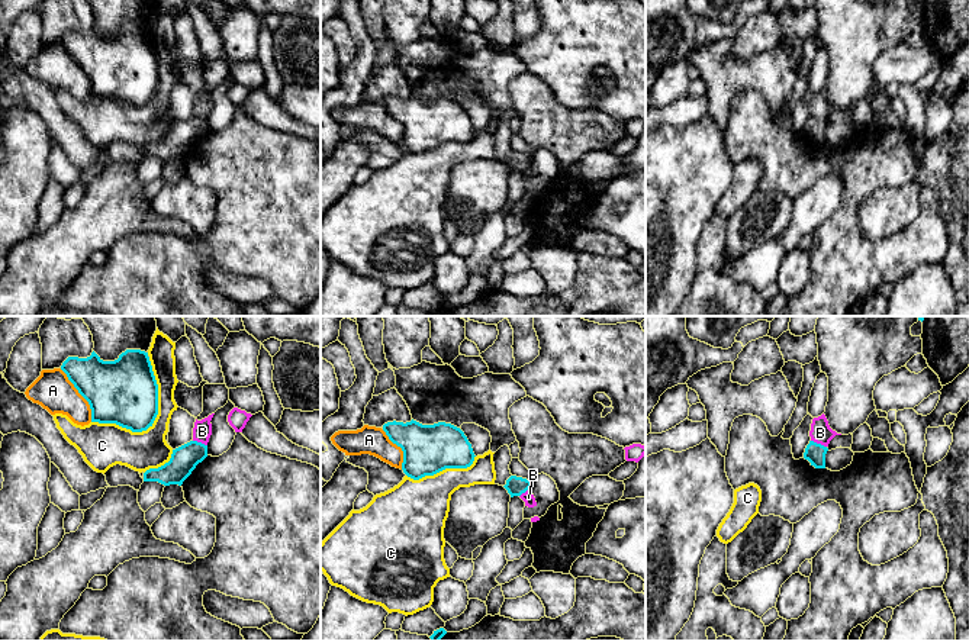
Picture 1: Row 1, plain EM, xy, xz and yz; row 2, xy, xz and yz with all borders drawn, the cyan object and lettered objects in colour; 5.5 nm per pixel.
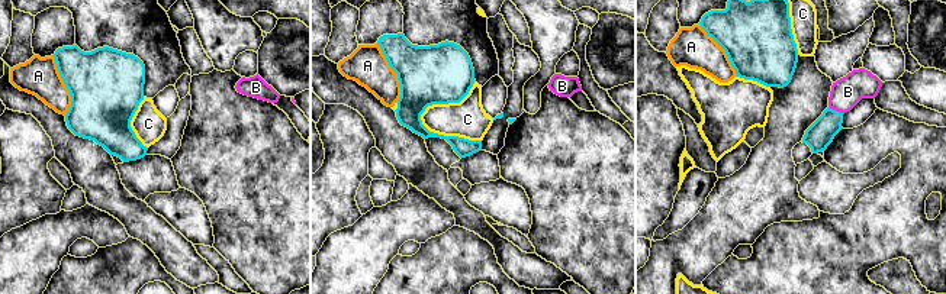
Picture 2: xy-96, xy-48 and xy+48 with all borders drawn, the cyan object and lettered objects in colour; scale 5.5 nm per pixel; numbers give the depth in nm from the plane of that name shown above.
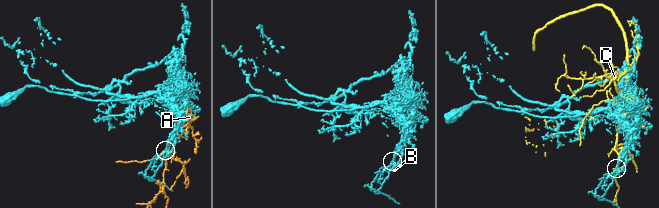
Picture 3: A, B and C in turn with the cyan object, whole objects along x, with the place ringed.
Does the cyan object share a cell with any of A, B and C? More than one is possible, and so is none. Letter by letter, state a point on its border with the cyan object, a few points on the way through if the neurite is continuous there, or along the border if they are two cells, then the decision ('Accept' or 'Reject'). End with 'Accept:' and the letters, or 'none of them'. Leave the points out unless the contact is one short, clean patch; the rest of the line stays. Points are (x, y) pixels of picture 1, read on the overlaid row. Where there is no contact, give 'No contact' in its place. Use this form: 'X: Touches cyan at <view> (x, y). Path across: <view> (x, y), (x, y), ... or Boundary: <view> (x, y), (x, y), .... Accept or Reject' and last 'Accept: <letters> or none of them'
A: Touches cyan at xy (80, 393). Reject
B: Touches cyan at yz (818, 444). Boundary: yz (811, 440), (826, 447). Reject
C: Touches cyan at xy (154, 419). Reject
Accept: none of them

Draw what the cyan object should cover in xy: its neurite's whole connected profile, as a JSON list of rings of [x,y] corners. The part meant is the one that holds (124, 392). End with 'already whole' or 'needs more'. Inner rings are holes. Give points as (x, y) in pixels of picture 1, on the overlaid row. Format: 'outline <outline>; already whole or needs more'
outline [[[126,350],[115,361],[103,361],[94,351],[87,358],[68,357],[61,370],[78,393],[88,402],[91,422],[116,423],[132,432],[152,426],[158,415],[158,384],[148,352]]]; already whole

